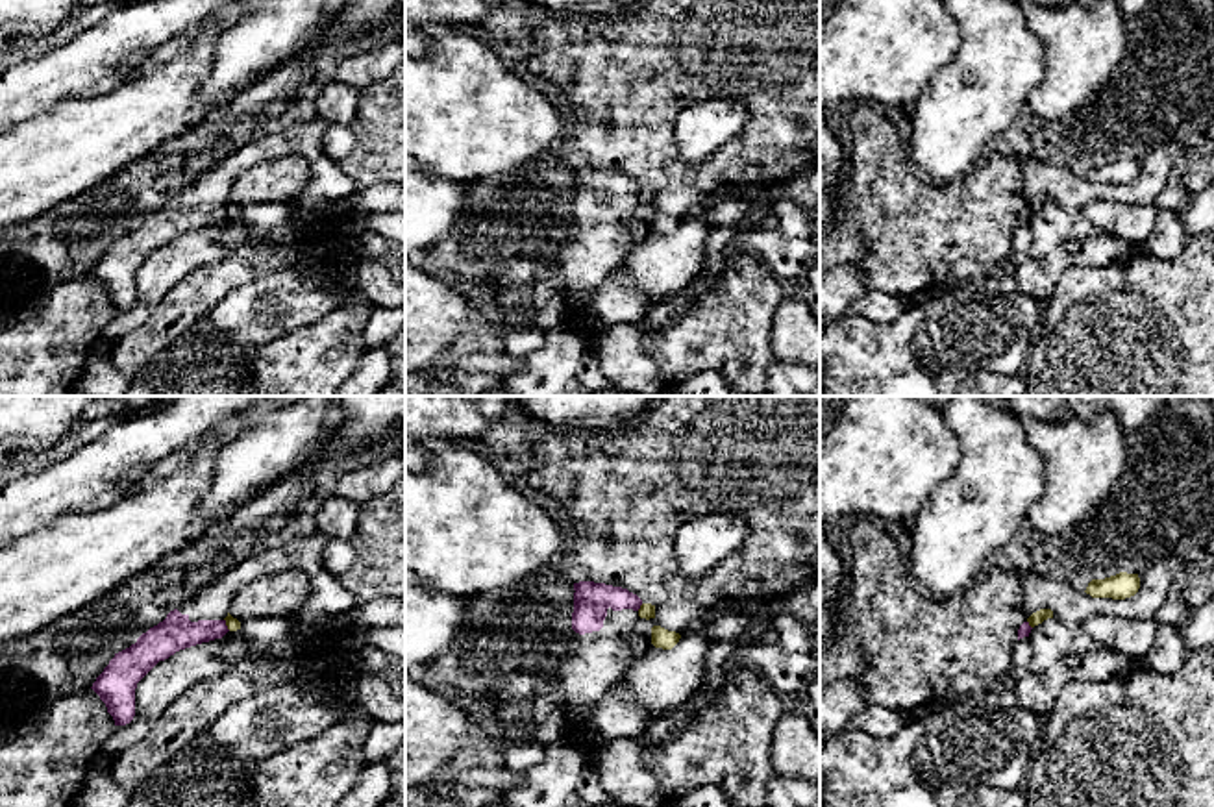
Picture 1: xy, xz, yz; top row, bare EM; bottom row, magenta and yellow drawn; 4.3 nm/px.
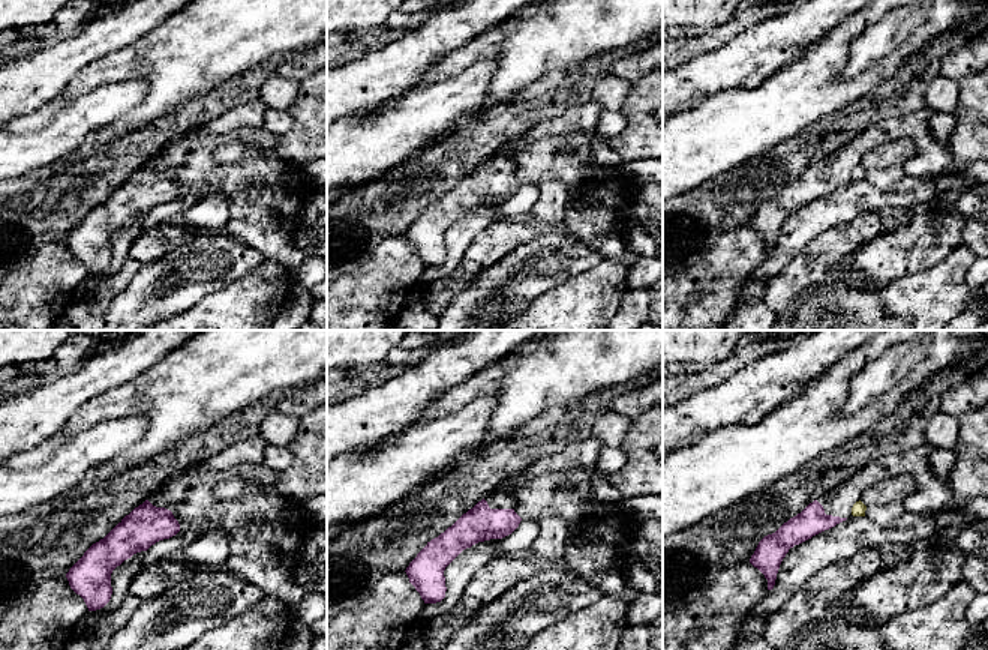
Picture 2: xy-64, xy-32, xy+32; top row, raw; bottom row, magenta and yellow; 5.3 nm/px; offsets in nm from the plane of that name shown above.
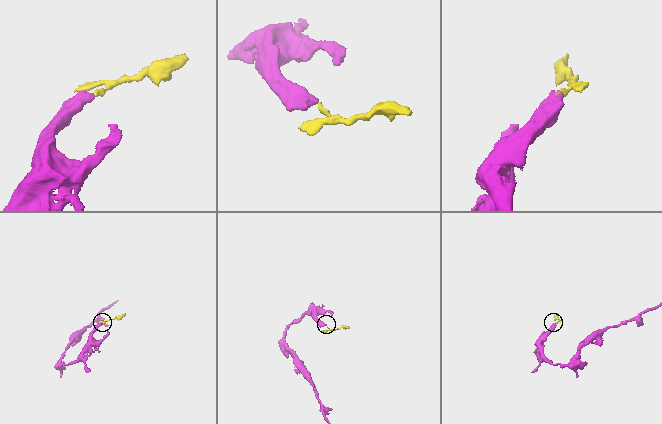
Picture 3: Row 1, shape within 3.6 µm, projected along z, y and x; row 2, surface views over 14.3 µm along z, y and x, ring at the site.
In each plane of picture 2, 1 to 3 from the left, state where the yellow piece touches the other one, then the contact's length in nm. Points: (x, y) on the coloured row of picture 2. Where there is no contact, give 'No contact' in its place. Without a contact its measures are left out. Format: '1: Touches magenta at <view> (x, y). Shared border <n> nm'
1: No contact
2: No contact
3: No contact

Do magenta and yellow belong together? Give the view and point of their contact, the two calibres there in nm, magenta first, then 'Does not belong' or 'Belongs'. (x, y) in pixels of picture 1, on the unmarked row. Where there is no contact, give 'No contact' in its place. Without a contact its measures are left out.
Touches magenta at xz (639, 193). Thickness 160 nm (magenta) against 70 nm. Does not belong

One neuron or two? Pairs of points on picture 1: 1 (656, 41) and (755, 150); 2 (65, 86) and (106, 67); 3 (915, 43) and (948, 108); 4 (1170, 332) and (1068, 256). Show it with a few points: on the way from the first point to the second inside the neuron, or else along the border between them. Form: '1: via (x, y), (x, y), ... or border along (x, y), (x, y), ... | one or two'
1: via (693, 41), (759, 104), (759, 113) | one
2: via (74, 76), (86, 67), (97, 67) | one
3: border along (959, 41), (955, 56), (931, 80), (909, 111) | two
4: border along (1113, 260), (1103, 265), (1072, 263), (1050, 295) | two

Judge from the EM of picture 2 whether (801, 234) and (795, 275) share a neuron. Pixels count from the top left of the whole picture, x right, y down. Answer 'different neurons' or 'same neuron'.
different neurons

